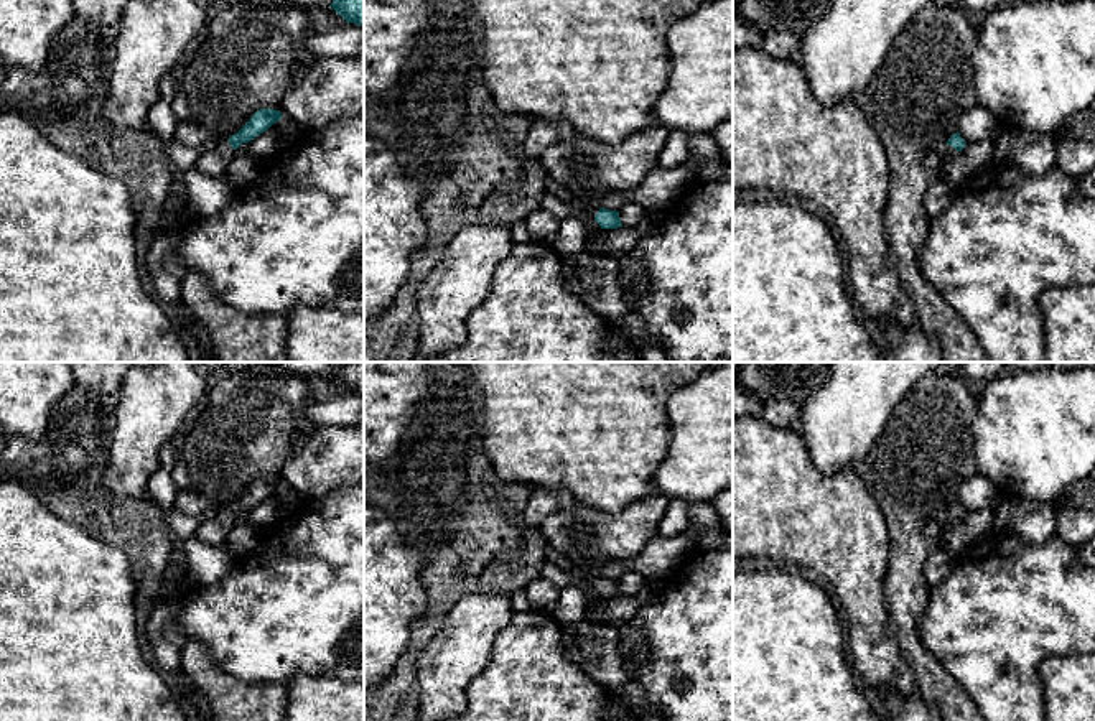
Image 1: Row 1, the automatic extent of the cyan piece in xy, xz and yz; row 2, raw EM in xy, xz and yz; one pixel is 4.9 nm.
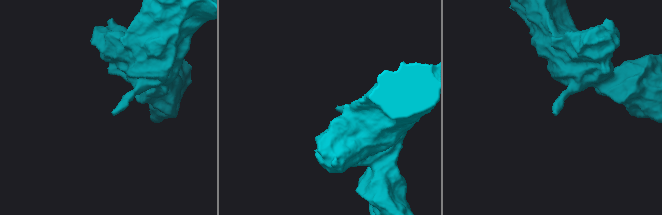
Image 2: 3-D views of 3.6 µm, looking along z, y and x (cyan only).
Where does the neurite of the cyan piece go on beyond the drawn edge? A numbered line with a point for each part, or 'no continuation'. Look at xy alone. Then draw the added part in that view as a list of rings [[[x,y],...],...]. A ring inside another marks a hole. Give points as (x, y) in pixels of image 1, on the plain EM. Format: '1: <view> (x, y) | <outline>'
1: xy (213, 529) | [[[219,509],[199,520],[194,537],[203,543],[224,547],[226,537],[234,523],[235,519],[231,515],[229,509]]]

